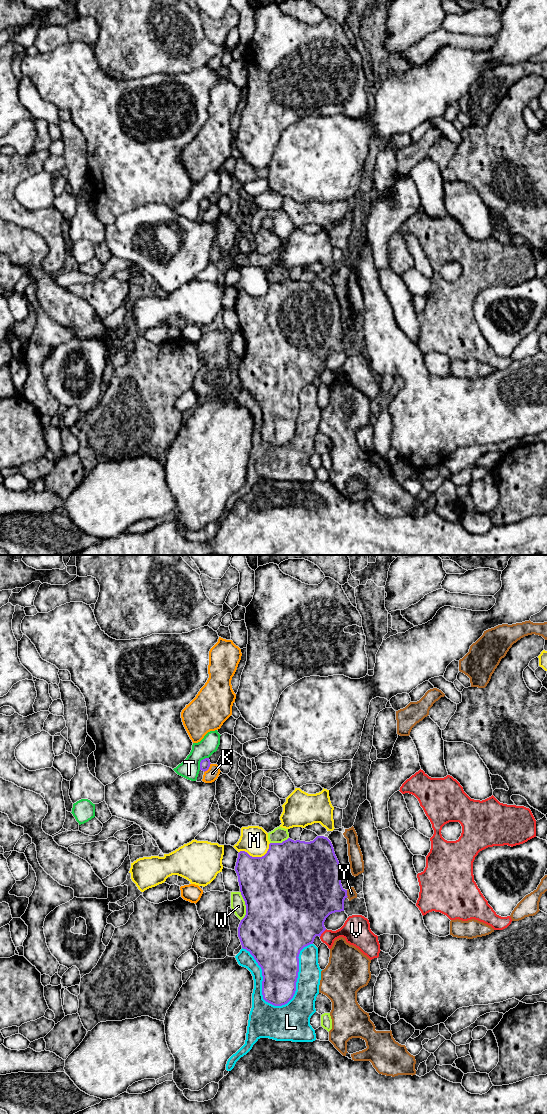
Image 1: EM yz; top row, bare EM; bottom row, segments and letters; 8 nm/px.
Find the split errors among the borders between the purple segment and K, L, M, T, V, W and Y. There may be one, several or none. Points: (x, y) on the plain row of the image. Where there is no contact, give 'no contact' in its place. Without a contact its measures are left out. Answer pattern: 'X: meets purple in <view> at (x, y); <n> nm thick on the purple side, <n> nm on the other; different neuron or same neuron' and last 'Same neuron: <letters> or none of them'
K: meets purple in yz at (208, 208); 80 nm thick on the purple side, 100 nm on the other; different neuron
L: meets purple in yz at (296, 421); 320 nm thick on the purple side, 220 nm on the other; different neuron
M: meets purple in yz at (257, 297); 480 nm thick on the purple side, 220 nm on the other; different neuron
T: meets purple in yz at (200, 202); 80 nm thick on the purple side, 160 nm on the other; different neuron
V: meets purple in yz at (322, 372); 460 nm thick on the purple side, 190 nm on the other; different neuron
W: meets purple in yz at (246, 346); 500 nm thick on the purple side, 120 nm on the other; different neuron
Y: meets purple in yz at (346, 334); 440 nm thick on the purple side, 80 nm on the other; different neuron
Same neuron: none of them

